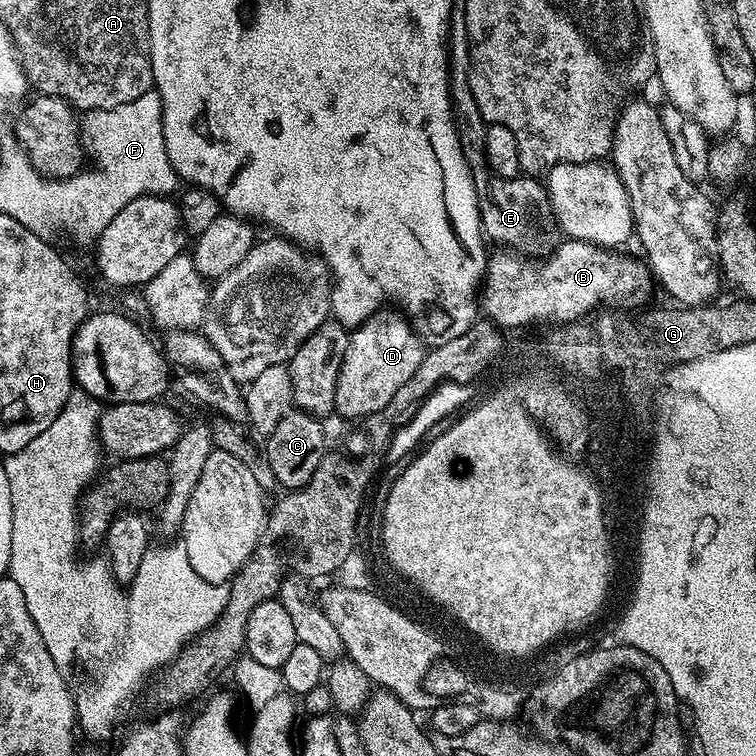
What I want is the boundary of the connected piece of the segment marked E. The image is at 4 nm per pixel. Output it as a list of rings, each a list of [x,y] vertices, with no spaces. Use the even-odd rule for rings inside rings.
[[[480,172],[480,186],[476,189],[476,201],[480,204],[480,227],[487,239],[515,250],[520,254],[528,254],[532,247],[540,248],[544,244],[544,231],[547,220],[550,220],[548,190],[539,179],[528,174],[521,174],[501,180],[492,178],[489,183],[484,180],[484,172]]]

